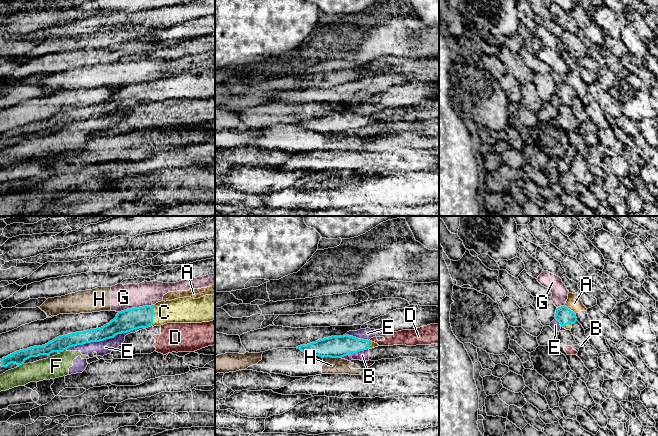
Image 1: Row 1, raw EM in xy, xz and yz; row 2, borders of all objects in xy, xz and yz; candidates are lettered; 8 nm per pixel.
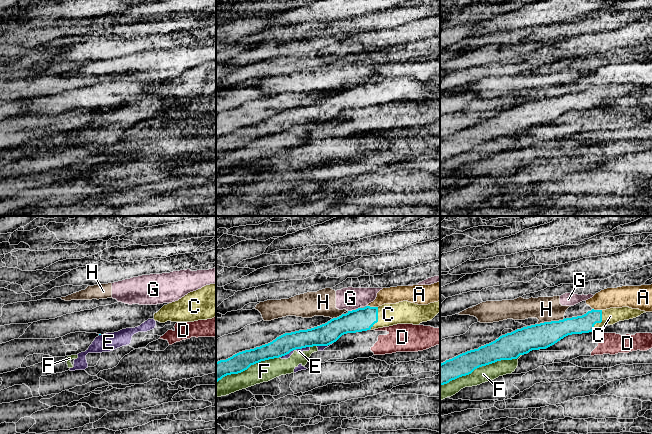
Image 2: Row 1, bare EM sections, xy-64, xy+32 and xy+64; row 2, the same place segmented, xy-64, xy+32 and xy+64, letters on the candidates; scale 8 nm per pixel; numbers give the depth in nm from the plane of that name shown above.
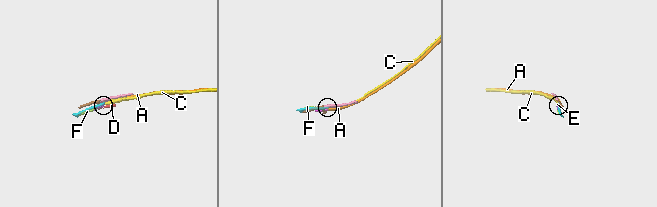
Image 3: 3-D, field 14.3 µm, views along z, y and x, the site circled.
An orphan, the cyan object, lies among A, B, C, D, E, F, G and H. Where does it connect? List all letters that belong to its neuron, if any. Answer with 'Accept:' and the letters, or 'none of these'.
Accept: C

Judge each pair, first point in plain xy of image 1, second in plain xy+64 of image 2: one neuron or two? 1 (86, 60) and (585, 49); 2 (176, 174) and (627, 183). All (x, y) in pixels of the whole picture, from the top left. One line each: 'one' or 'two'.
1: two
2: one

